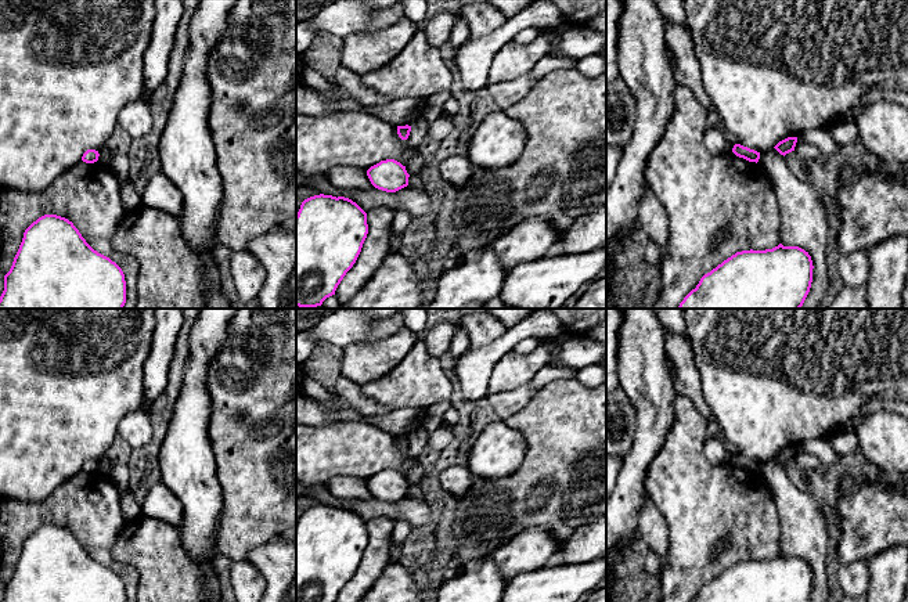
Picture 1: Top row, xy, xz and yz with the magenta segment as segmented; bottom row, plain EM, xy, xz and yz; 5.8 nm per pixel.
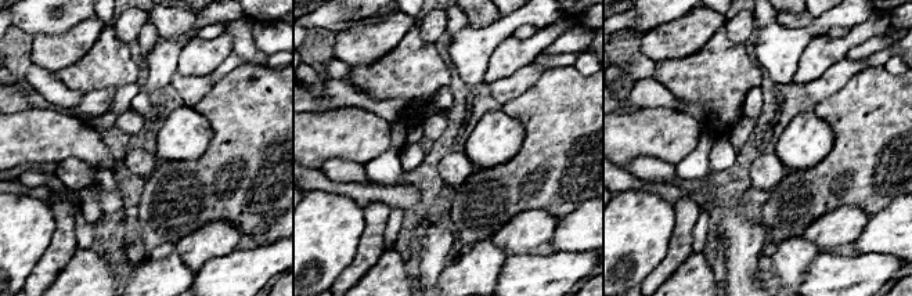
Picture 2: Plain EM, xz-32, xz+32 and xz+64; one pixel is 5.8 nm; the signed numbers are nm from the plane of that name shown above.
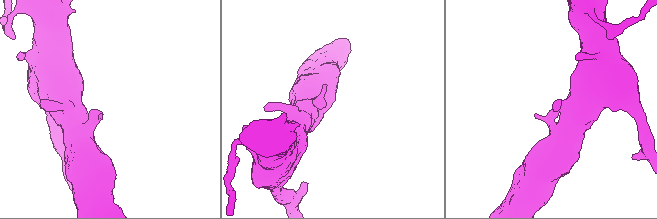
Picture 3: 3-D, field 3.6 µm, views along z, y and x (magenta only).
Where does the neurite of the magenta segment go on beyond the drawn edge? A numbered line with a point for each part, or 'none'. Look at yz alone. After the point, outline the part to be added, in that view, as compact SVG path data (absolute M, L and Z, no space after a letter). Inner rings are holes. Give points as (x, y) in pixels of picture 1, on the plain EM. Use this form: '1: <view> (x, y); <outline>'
none

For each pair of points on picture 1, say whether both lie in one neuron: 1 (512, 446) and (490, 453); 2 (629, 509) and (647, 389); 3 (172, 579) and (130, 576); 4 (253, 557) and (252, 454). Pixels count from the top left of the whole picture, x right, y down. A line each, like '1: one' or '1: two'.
1: one
2: one
3: two
4: two

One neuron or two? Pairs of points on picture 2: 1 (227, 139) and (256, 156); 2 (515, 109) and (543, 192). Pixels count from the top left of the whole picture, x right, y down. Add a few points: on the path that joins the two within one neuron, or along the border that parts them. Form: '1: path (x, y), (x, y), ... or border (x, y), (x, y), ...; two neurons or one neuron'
1: path (234, 139), (238, 139), (249, 150); one neuron
2: path (536, 127), (541, 133), (541, 172); one neuron

